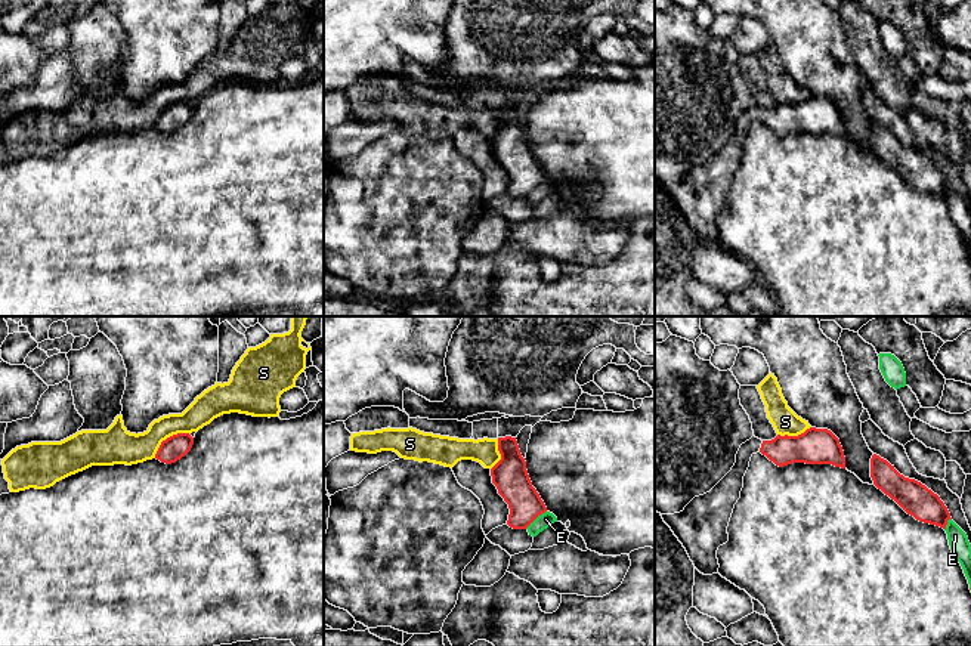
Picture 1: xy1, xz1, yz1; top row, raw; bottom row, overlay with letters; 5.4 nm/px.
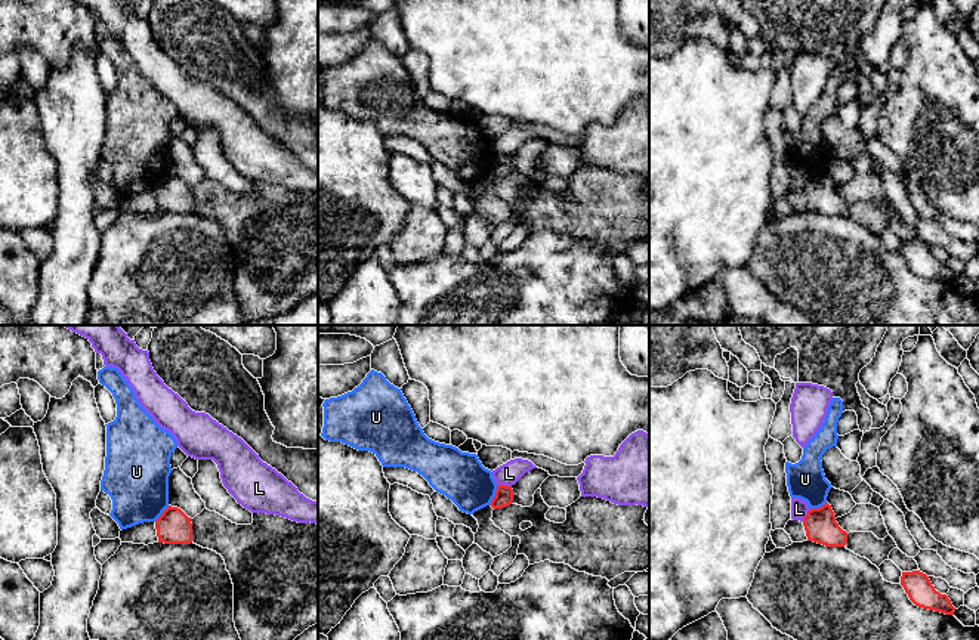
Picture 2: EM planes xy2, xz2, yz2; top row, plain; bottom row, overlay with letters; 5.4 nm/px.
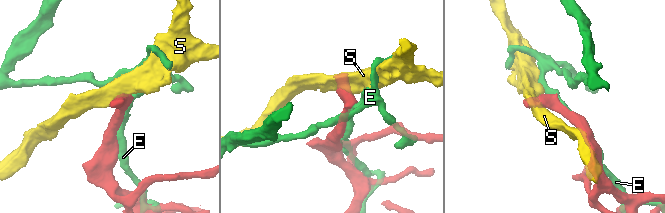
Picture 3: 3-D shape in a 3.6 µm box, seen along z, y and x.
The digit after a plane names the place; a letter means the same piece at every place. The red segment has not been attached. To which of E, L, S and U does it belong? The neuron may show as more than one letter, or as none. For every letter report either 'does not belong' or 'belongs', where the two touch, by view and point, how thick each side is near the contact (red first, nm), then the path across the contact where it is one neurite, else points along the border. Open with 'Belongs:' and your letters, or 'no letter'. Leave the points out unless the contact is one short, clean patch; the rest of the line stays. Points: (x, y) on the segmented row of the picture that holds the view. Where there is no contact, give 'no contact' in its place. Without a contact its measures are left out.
Belongs: no letter
E: does not belong | xz1 (535, 518) | 190/80 nm
L: does not belong | xz2 (505, 485) | 100/120 nm
S: does not belong | xy1 (167, 438) | 140/180 nm | along xy1 (189, 433), (167, 436), (154, 457)
U: does not belong | xz2 (496, 495) | 100/280 nm | along xz2 (497, 485), (496, 495), (488, 504)

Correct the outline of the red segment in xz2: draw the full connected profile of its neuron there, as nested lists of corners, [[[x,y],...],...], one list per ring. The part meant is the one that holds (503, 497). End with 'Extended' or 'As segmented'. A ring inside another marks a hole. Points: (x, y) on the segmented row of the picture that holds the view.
[[[497,485],[495,497],[492,498],[490,505],[495,510],[510,505],[512,501],[513,501],[512,486]]]. As segmented

